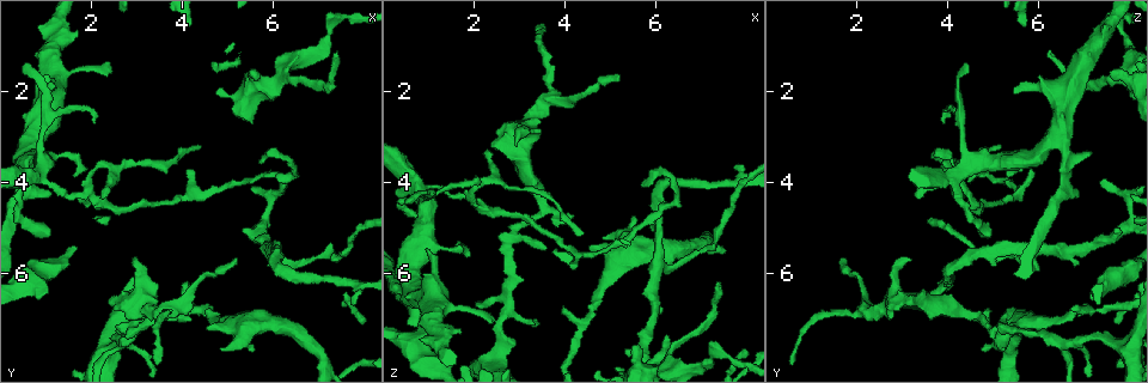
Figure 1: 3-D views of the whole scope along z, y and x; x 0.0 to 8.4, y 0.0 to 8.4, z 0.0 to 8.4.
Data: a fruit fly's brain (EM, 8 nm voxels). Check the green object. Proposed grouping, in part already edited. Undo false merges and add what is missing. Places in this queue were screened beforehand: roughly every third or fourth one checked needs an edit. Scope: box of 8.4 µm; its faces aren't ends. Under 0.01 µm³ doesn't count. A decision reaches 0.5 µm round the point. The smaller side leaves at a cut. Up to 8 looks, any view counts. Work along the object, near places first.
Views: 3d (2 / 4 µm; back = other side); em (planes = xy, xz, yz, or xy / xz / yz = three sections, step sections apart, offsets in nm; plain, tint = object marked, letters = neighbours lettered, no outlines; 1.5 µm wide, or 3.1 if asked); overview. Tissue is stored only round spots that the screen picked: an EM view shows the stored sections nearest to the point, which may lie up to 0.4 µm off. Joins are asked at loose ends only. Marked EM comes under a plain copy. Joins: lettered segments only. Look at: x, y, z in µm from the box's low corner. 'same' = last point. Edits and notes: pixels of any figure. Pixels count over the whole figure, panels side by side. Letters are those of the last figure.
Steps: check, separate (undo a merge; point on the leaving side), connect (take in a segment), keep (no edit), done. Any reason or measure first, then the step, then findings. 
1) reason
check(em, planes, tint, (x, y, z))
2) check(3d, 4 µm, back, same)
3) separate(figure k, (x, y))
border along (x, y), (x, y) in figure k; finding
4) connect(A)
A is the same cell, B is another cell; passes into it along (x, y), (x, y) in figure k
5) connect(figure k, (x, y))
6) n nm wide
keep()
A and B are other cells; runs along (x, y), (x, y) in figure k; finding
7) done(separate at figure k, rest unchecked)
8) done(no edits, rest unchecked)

tapers out
check(3d, 4 µm, (4.35, 3.30, 5.15))

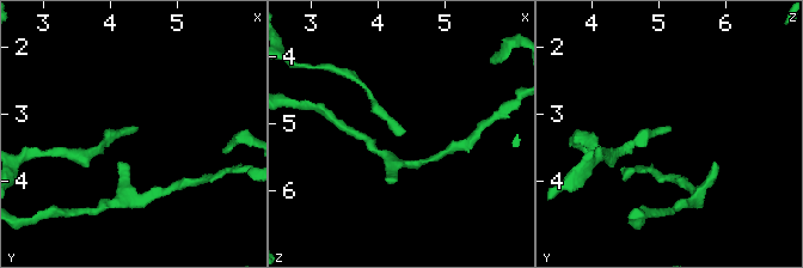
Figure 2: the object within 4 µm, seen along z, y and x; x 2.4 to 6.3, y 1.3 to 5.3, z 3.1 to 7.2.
check(em, xy, step 8, letters, (4.40, 3.25, 5.15))

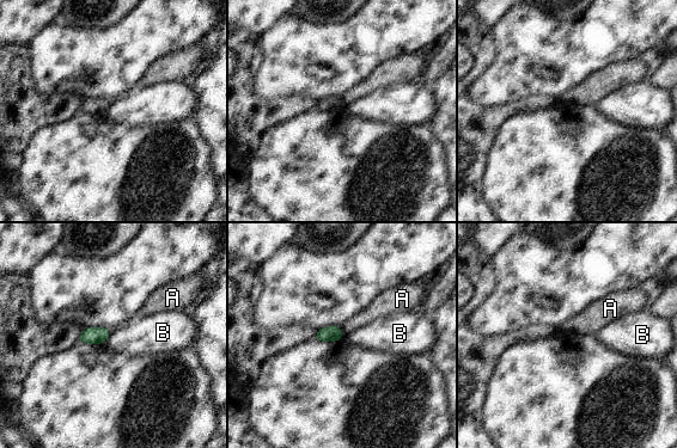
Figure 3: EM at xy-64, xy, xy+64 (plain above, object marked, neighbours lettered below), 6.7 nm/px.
check(em, planes, letters, same)

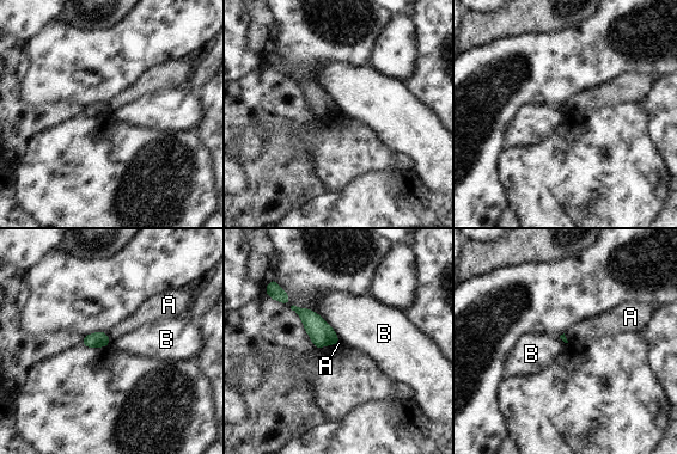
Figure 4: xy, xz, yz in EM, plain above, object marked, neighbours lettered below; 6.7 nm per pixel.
keep()
A and B are other cells; border along (318, 314), (334, 330), (340, 342) in figure 4; none of them fits

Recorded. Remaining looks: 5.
free end
check(3d, 2 µm, (2.90, 5.65, 3.15))

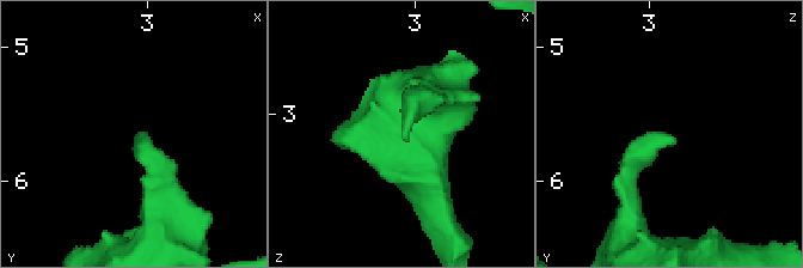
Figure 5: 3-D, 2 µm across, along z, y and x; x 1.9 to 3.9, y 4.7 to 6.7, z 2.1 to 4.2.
check(em, planes, letters, (2.90, 5.70, 3.18))

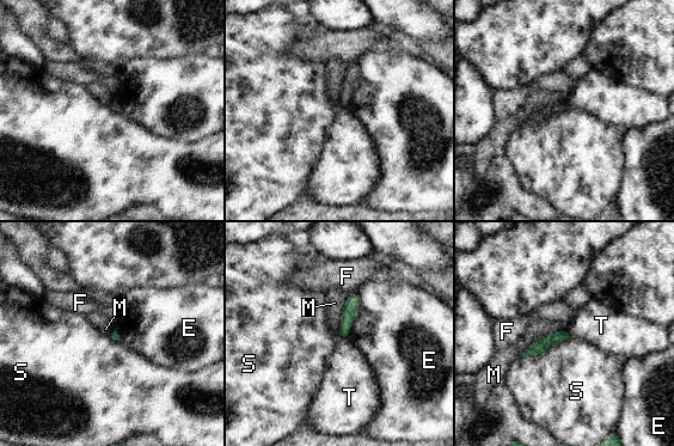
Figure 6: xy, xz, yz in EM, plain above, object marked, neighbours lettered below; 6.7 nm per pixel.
keep()
E, F, M, S and T are other cells; border along (571, 336), (535, 355), (520, 356) in figure 6; no lettered segment goes on from it

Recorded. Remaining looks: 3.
thin end
check(em, planes, letters, (2.10, 2.70, 3.90))

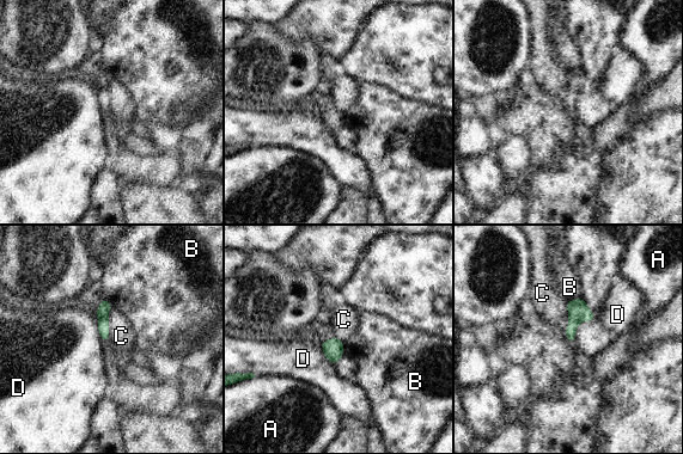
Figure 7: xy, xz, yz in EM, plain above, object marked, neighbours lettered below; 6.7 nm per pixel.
80 nm wide
keep()
A, B, C and D are other cells; runs along (104, 302), (103, 331), (105, 338) in figure 7; no lettered segment goes on from it

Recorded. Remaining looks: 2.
done(no edits, rest unchecked)

